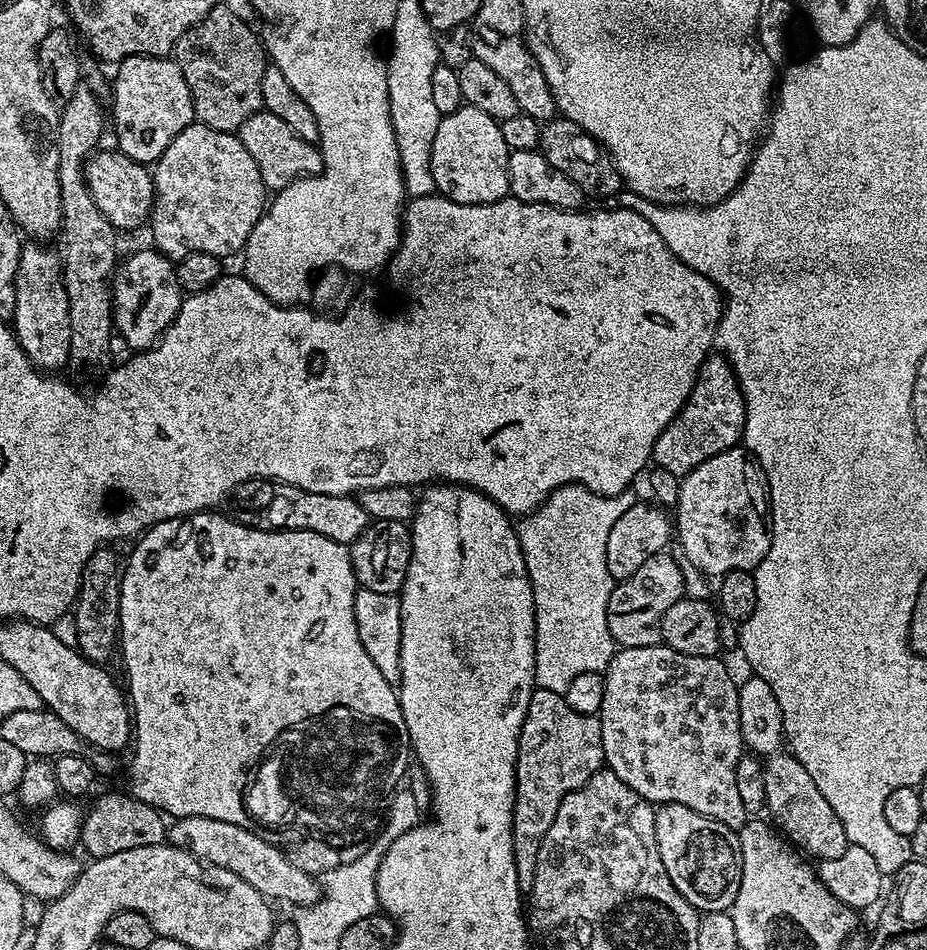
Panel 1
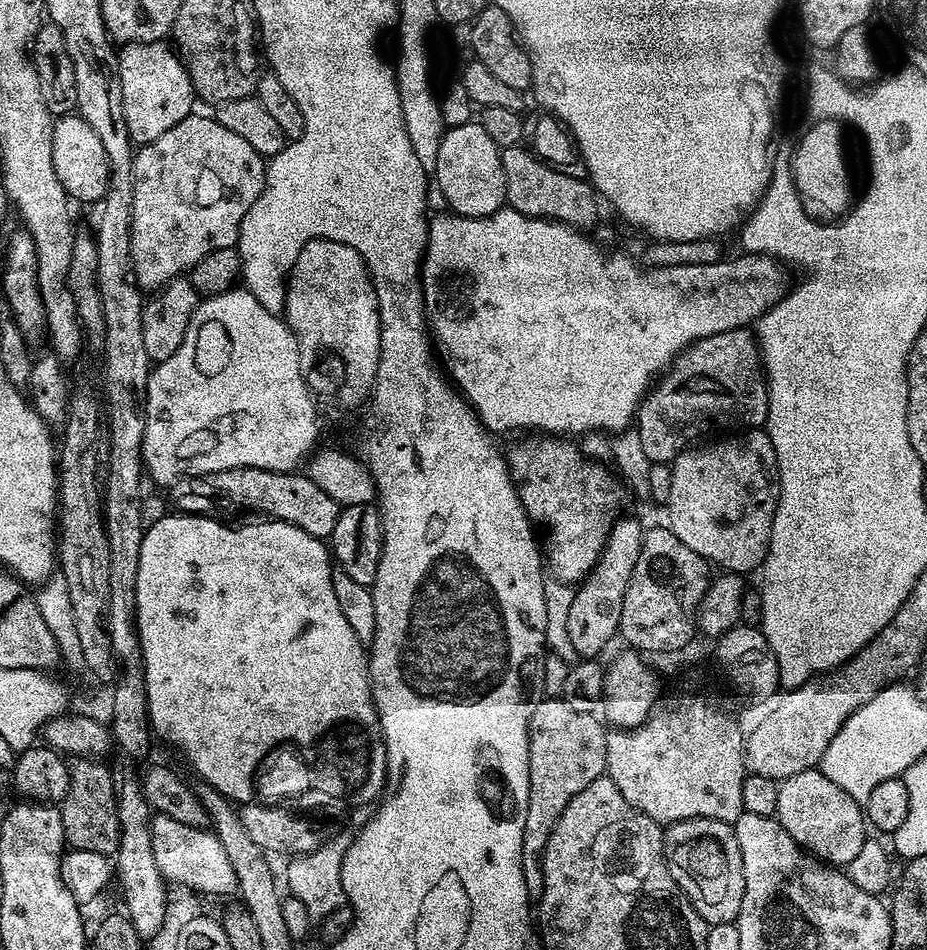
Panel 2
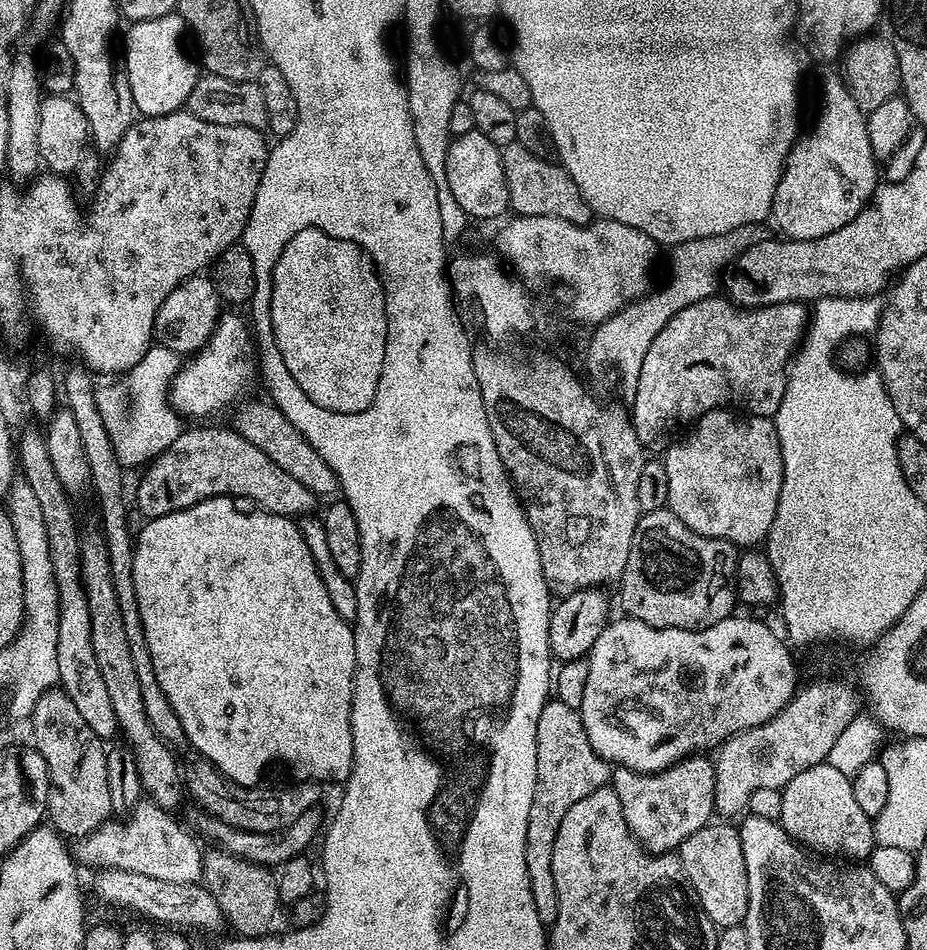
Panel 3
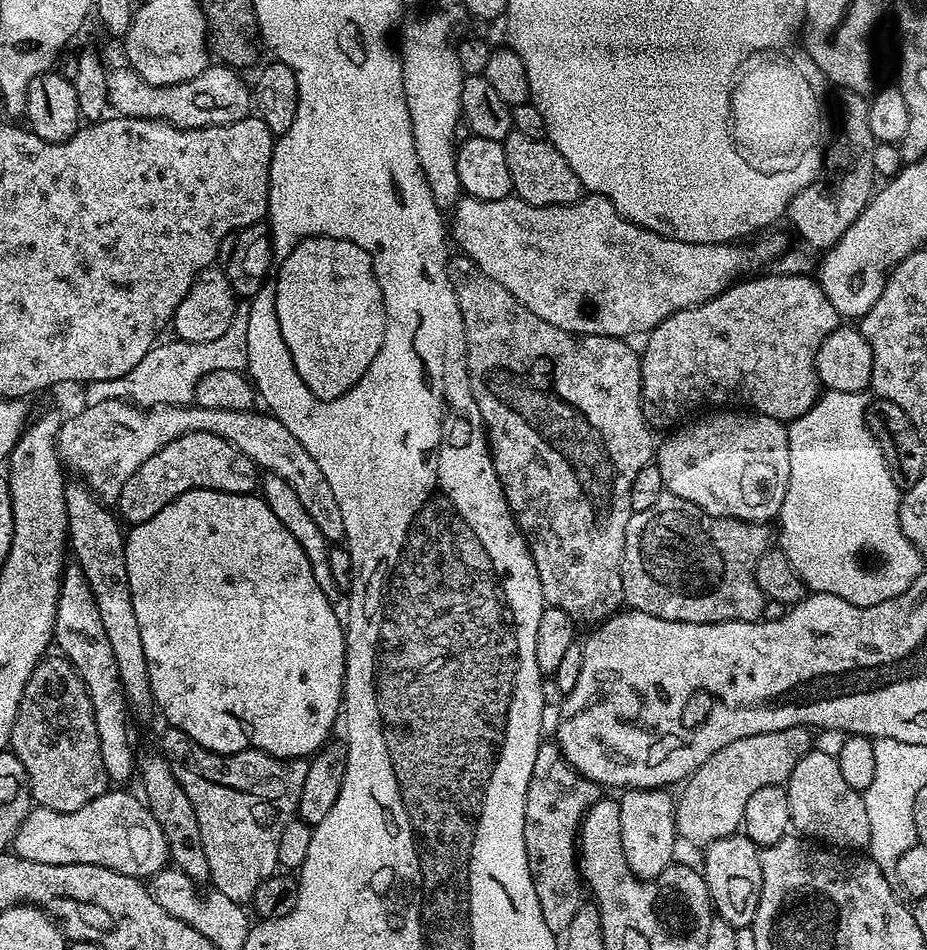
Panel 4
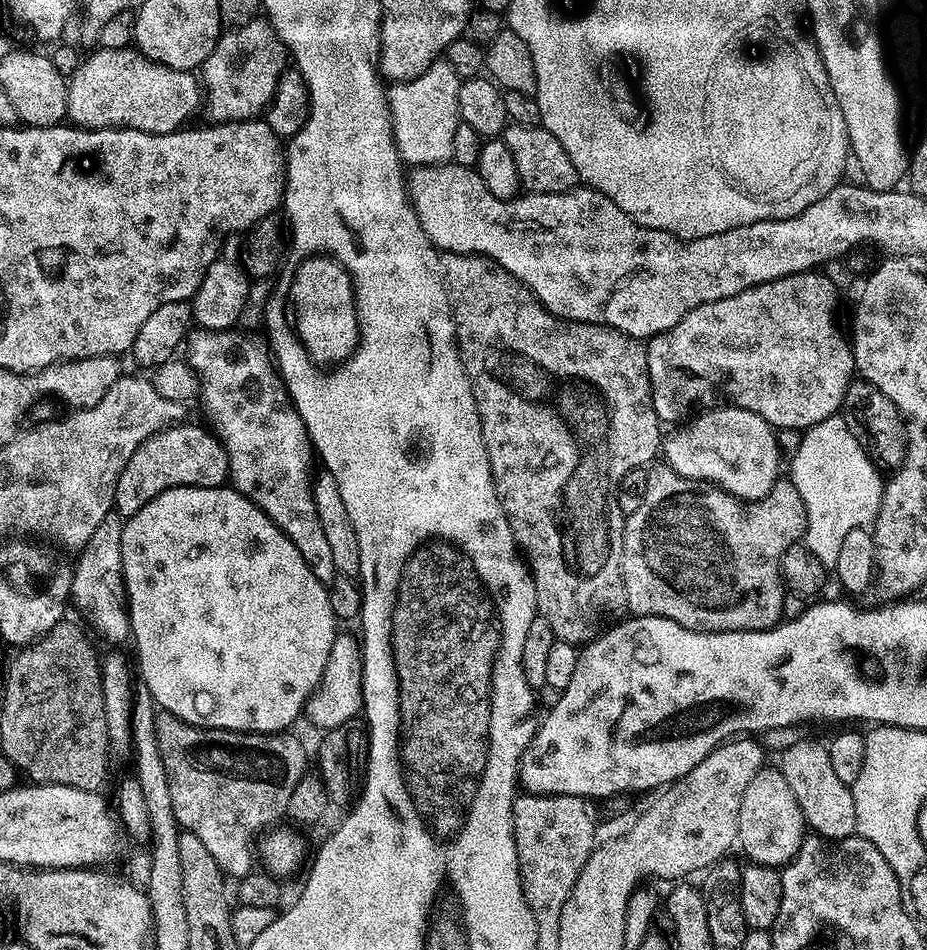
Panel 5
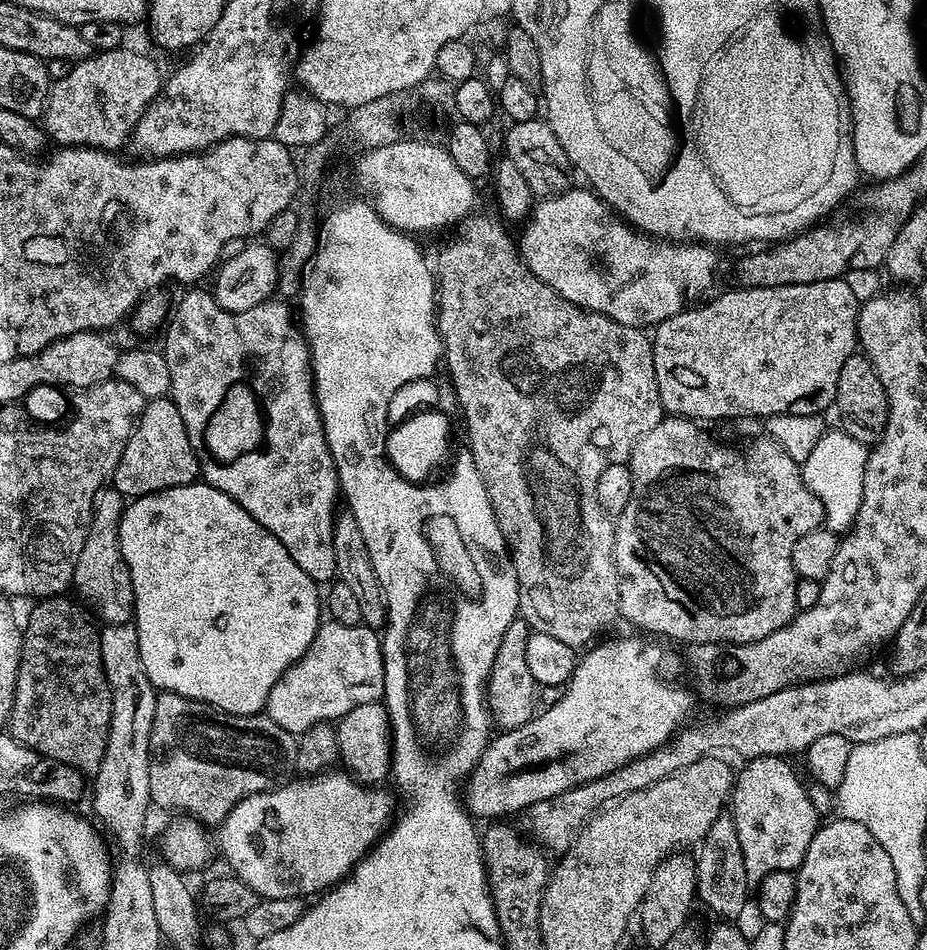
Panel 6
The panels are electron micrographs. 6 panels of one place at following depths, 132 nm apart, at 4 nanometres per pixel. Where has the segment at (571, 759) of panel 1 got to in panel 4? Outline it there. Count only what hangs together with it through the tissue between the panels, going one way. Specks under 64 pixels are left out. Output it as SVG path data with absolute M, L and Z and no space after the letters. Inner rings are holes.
M542 742L538 746L538 758L534 758L534 770L530 778L530 786L526 794L526 818L524 819L524 837L526 838L526 858L530 866L530 878L534 882L534 890L538 894L538 906L542 906L542 918L546 918L546 926L557 934L567 933L570 922L574 922L574 914L582 907L582 877L578 863L578 833L584 813L590 810L602 798L601 785L590 778L579 776L570 762L562 754L559 743Z

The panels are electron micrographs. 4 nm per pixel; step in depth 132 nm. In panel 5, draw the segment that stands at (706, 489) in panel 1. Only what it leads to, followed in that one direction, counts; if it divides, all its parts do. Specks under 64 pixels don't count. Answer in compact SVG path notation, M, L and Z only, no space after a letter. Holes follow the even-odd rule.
M731 406L709 408L669 432L672 433L662 440L663 463L682 478L704 480L739 500L766 498L781 475L782 452L777 429L754 414L754 410Z

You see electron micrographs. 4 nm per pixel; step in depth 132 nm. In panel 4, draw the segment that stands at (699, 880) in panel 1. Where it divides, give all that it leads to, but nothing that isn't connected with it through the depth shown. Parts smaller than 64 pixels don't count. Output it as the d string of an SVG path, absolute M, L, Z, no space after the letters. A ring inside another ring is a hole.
M737 834L718 838L703 849L702 875L712 899L715 915L737 928L751 928L762 894L762 862L760 848L750 837Z

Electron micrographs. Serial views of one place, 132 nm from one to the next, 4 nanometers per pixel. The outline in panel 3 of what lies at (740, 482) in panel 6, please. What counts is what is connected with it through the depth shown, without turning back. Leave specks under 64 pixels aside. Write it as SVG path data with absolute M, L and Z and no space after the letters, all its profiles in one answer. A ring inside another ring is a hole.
M667 506L653 512L645 512L634 530L630 558L626 562L624 577L618 585L620 604L628 611L625 613L631 619L646 622L646 626L691 632L714 626L714 622L722 622L726 617L733 615L738 608L737 555L737 545L690 530L690 526L686 526L686 522L682 522L682 518L678 518Z

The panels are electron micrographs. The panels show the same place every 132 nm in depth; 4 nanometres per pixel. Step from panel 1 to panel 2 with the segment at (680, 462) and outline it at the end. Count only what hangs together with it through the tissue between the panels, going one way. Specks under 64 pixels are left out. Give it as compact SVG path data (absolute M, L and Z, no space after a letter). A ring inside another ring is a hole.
M735 328L722 334L714 334L710 338L695 340L673 360L667 372L653 383L650 391L640 401L634 417L634 430L640 436L642 448L651 463L667 464L693 442L699 441L699 436L711 428L760 430L767 423L768 381L762 371L756 337L748 328Z

